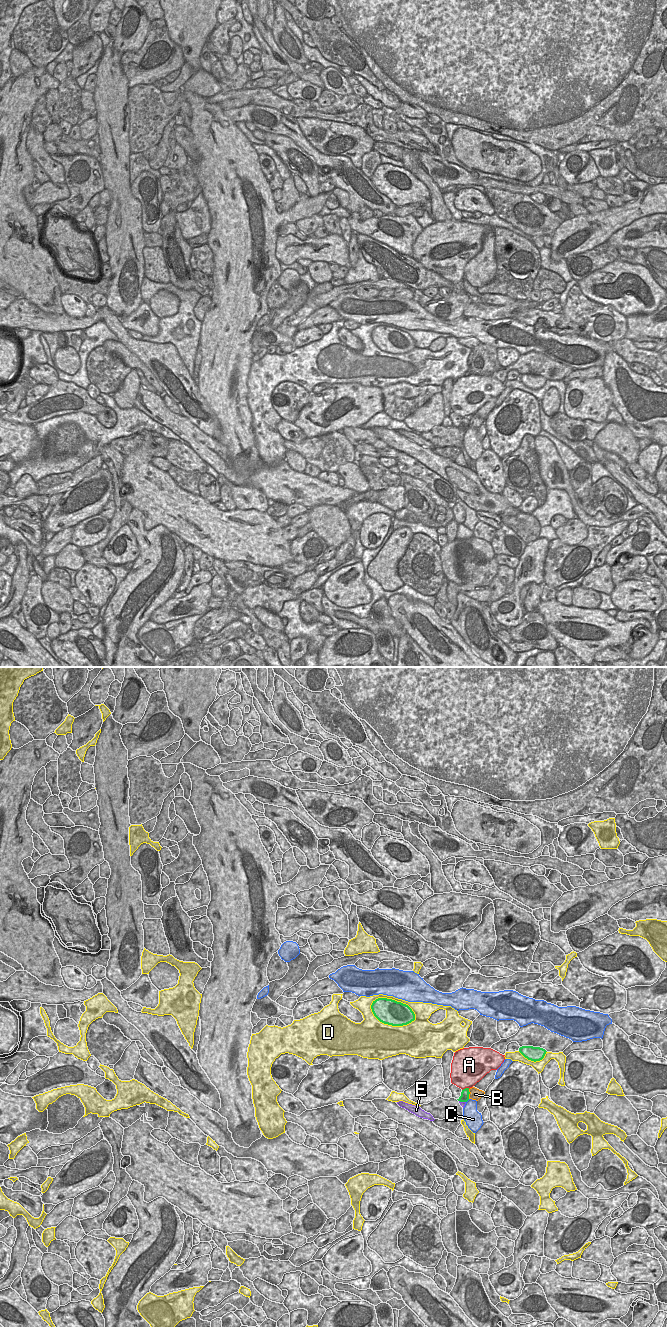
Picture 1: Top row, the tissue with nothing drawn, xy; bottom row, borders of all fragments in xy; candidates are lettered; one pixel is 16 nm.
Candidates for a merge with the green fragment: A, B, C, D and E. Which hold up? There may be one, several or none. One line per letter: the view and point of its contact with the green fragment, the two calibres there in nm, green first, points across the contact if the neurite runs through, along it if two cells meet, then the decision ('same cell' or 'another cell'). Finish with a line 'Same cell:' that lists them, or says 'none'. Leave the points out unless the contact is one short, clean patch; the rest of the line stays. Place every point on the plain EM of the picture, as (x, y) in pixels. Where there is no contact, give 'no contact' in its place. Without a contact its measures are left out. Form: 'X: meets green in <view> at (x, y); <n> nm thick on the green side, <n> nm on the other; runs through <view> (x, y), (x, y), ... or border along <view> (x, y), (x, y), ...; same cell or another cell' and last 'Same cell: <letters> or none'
A: meets green in xy at (465, 416); 140 nm thick on the green side, 480 nm on the other; border along xy (469, 416), (462, 418); another cell
B: meets green in xy at (469, 421); 140 nm thick on the green side, 190 nm on the other; another cell
C: meets green in xy at (467, 428); 140 nm thick on the green side, 260 nm on the other; another cell
D: meets green in xy at (390, 352); 400 nm thick on the green side, 480 nm on the other; another cell
E: meets green in xy at (462, 429); 140 nm thick on the green side, 70 nm on the other; border along xy (459, 428), (465, 430); another cell
Same cell: none

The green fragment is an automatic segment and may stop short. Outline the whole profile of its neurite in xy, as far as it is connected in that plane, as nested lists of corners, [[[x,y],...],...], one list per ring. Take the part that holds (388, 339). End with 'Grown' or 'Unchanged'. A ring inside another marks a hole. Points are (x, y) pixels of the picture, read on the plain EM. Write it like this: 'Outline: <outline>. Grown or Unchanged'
Outline: [[[378,326],[371,333],[374,344],[382,351],[392,354],[403,354],[415,348],[412,337],[392,327]]]. Unchanged

